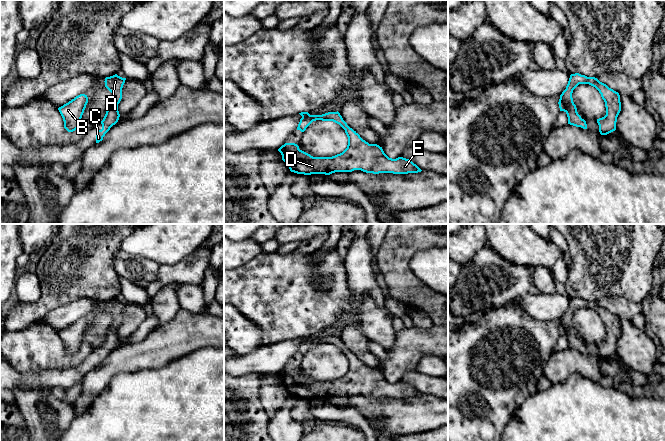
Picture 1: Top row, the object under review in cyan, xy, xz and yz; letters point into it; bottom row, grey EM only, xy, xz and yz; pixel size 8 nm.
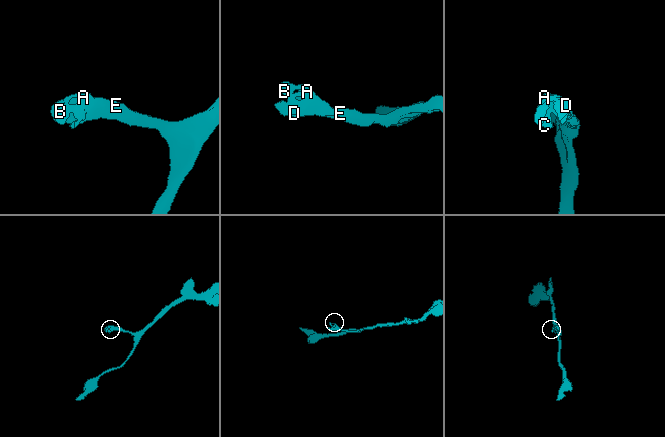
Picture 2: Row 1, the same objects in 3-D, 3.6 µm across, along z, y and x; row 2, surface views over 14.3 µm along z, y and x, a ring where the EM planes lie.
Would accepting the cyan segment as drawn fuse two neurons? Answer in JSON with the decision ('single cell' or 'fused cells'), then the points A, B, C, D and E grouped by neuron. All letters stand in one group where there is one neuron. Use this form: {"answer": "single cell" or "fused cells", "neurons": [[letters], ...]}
{"answer": "single cell", "neurons": [["A", "B", "C", "D", "E"]]}

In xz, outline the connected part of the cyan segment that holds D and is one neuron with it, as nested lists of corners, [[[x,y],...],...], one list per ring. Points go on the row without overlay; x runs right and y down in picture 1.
[[[338,335],[322,339],[310,339],[308,336],[299,338],[302,342],[297,354],[304,356],[316,344],[333,345],[345,354],[348,361],[348,369],[342,377],[335,380],[313,381],[300,374],[297,368],[285,367],[278,375],[291,396],[304,399],[330,399],[335,396],[352,396],[354,394],[373,398],[408,398],[422,395],[411,384],[403,381],[389,382],[382,371],[377,368],[369,368],[363,364],[356,355],[347,349]]]

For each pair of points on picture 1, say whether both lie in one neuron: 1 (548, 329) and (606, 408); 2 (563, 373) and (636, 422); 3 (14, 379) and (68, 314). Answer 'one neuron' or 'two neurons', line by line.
1: two neurons
2: two neurons
3: two neurons

